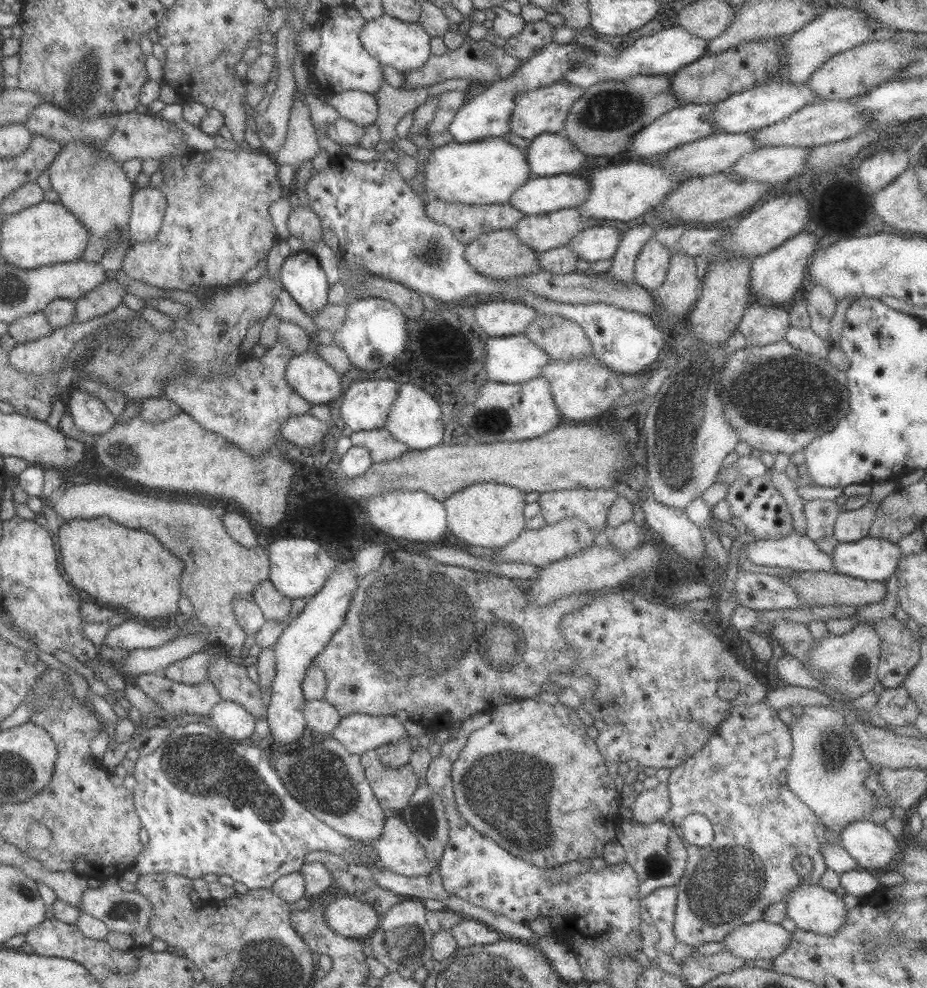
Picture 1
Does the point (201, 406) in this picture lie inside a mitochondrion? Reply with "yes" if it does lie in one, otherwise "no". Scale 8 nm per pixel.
no

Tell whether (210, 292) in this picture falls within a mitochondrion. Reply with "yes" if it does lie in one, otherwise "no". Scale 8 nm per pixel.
no

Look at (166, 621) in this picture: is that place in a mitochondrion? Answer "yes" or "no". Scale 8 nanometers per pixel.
no

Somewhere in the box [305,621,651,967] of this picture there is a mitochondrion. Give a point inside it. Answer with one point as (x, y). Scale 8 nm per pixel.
(510, 791)

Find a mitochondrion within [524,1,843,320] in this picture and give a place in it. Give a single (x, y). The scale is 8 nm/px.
(611, 109)

